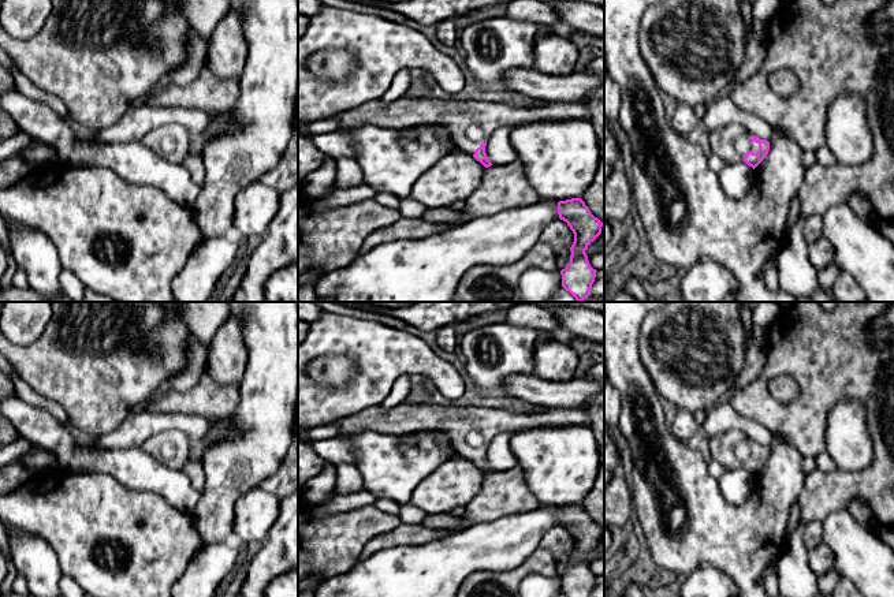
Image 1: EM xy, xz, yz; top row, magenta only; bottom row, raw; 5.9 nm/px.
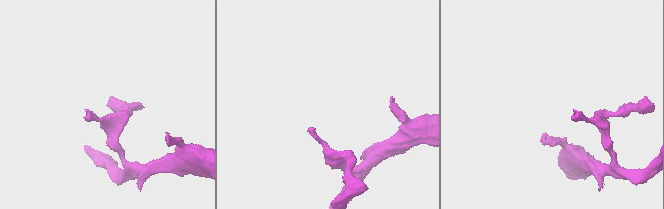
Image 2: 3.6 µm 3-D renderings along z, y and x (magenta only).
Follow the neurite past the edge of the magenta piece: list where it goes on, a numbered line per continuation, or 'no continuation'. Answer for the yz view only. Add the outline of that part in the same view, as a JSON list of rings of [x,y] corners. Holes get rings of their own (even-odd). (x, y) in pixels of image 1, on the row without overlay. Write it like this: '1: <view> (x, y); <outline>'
1: yz (732, 448); [[[730,430],[709,439],[709,454],[712,460],[726,469],[744,467],[746,458],[757,459],[759,449],[750,445],[750,440],[740,430]]]

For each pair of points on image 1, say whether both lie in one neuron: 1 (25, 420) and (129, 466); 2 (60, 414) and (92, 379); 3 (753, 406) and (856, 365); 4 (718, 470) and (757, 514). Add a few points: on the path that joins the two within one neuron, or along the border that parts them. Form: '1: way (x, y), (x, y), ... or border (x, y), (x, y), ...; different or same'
1: way (51, 435), (75, 458), (103, 461); same
2: border (36, 392), (55, 400), (66, 413), (69, 424); different
3: way (779, 410), (801, 410), (830, 381); same
4: border (706, 463), (707, 471), (716, 480); different

